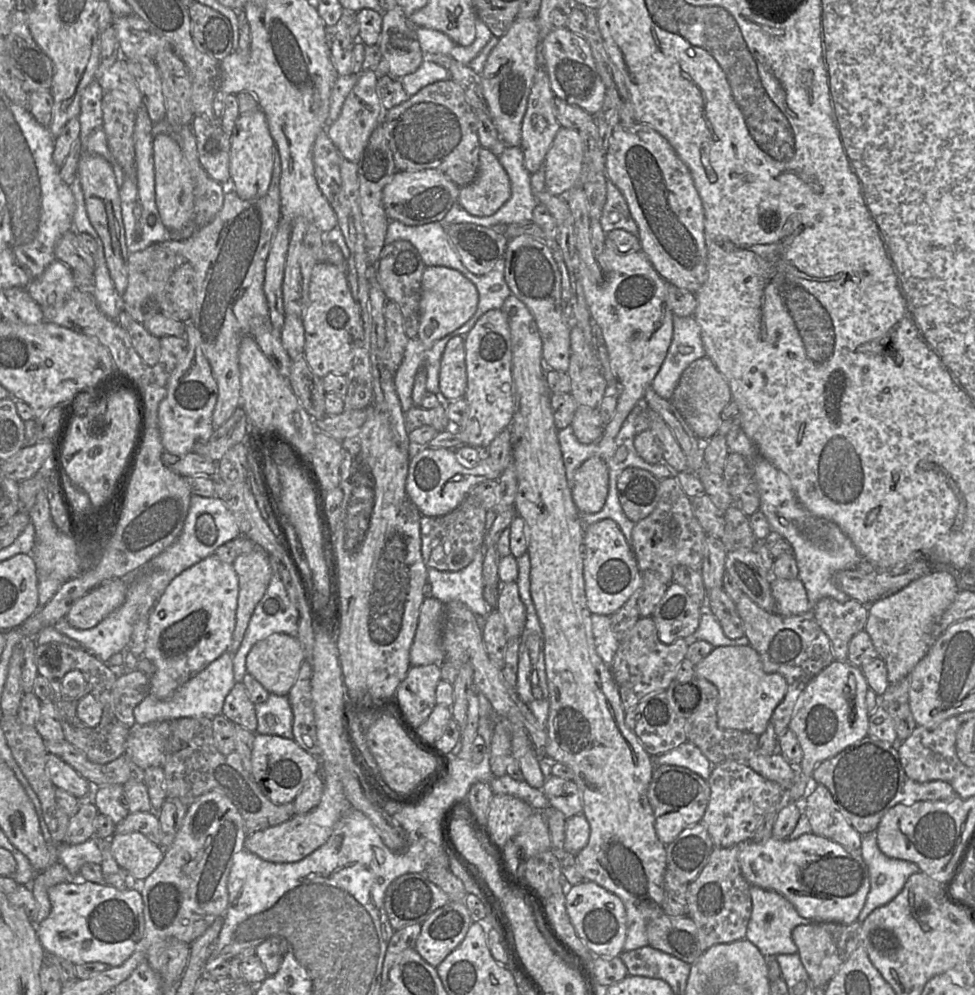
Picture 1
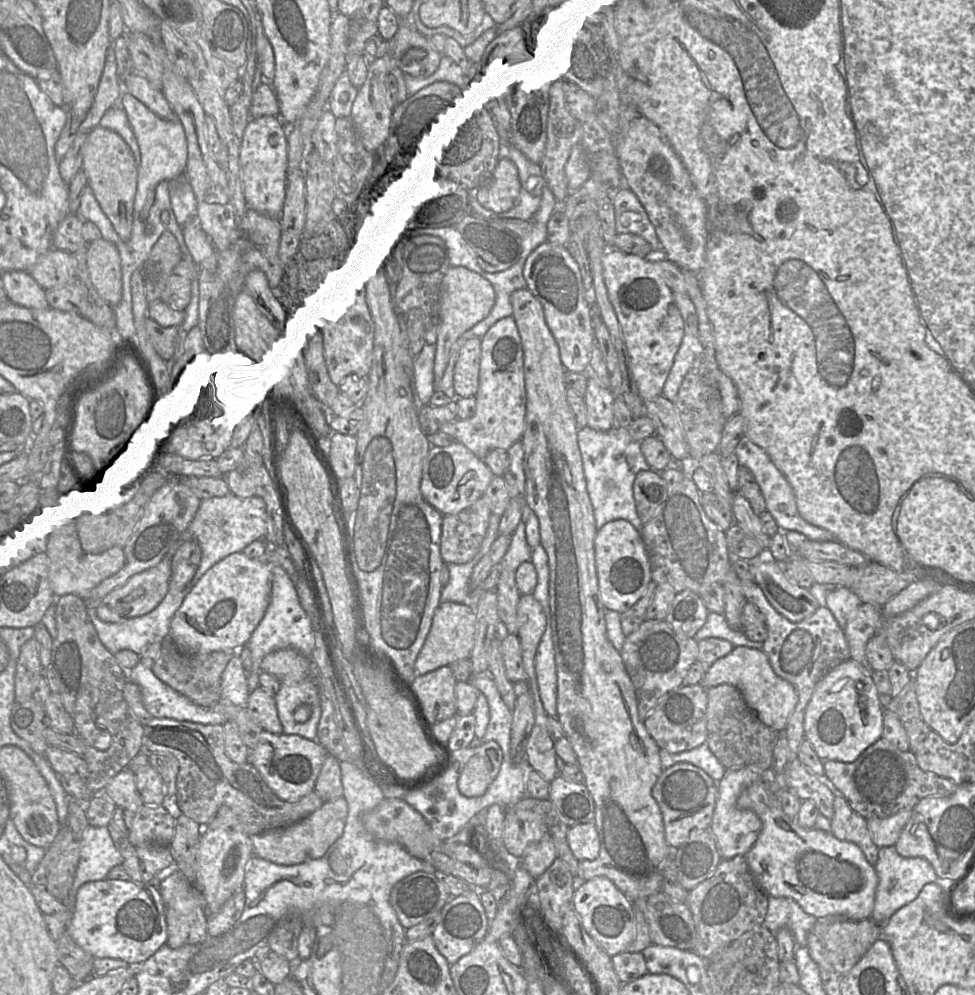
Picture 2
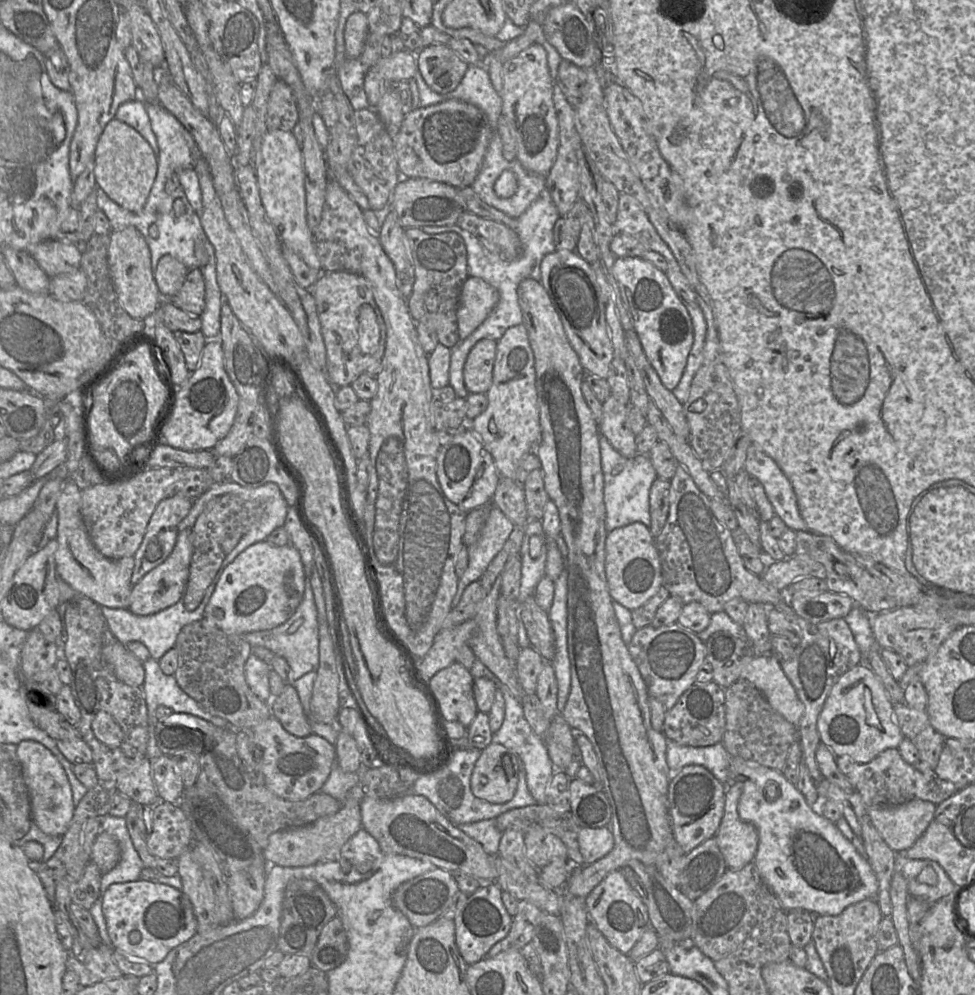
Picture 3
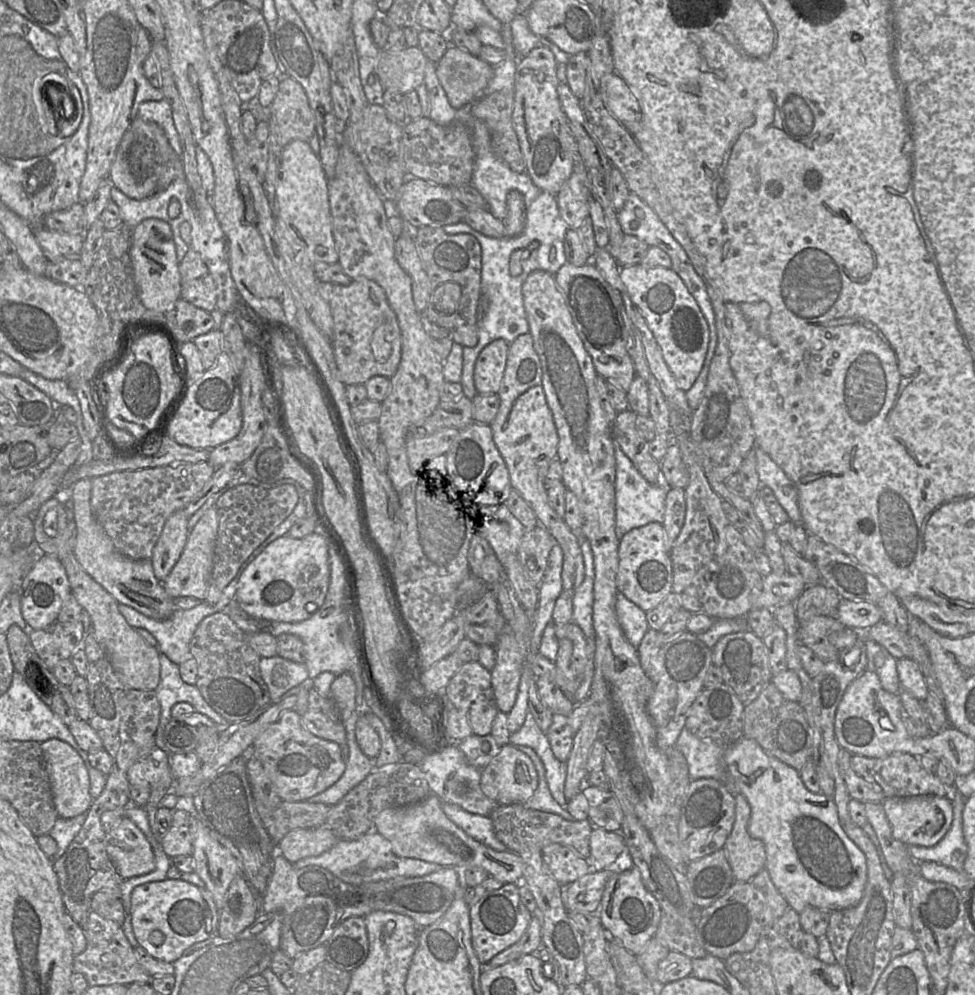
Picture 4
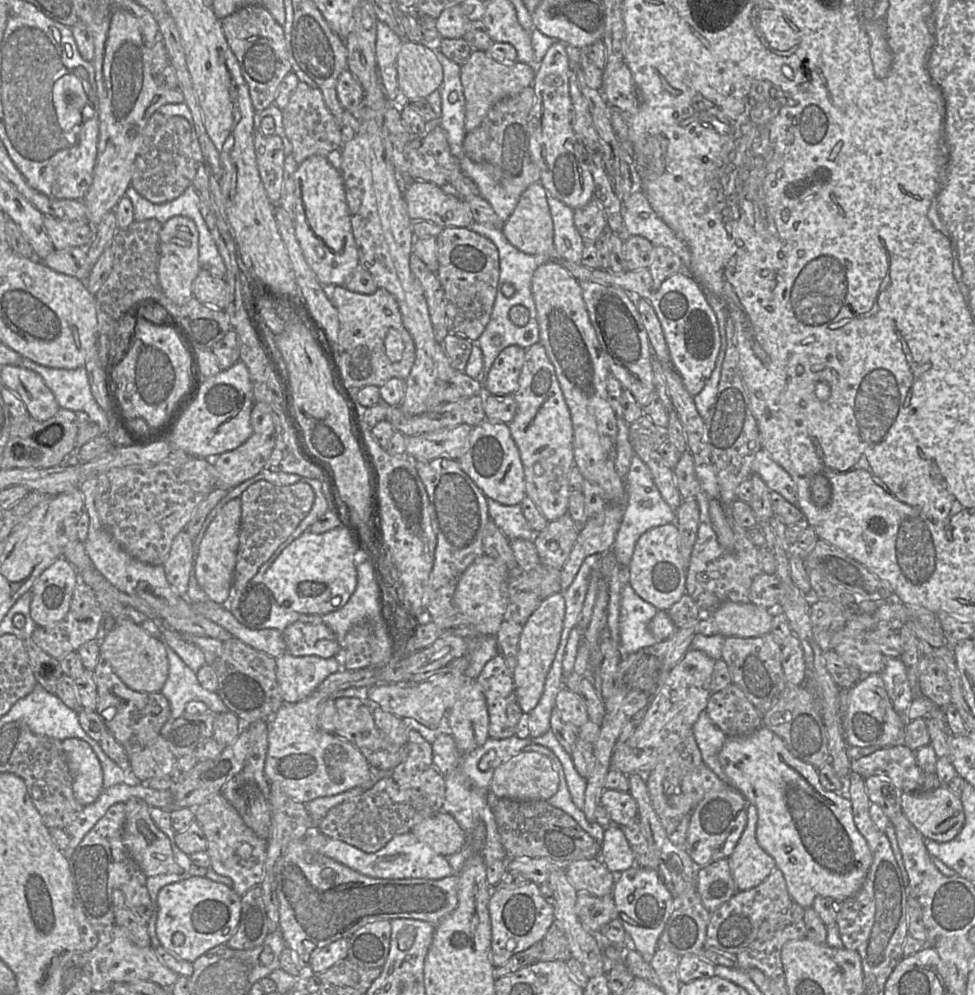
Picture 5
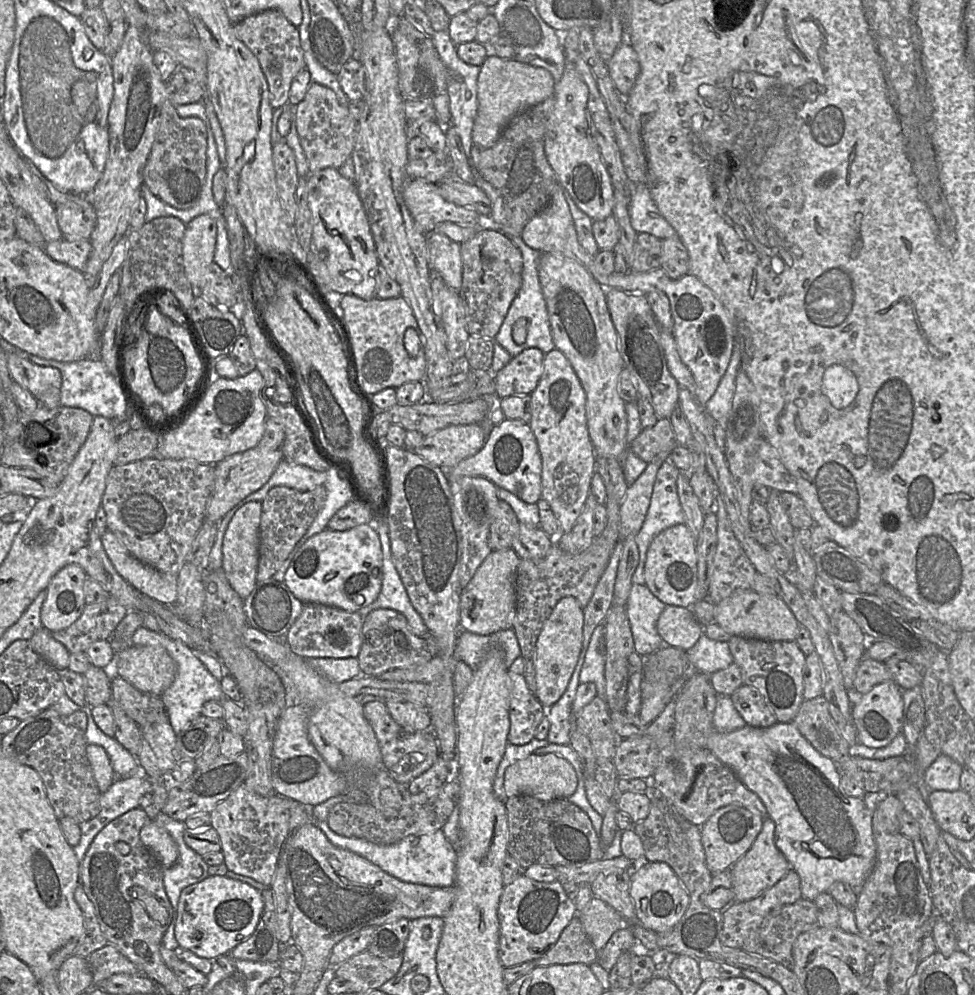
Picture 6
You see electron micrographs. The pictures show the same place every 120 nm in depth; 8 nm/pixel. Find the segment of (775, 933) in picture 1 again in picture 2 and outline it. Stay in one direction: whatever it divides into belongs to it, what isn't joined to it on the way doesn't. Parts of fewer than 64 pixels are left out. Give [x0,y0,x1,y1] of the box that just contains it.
[763,896,817,946]

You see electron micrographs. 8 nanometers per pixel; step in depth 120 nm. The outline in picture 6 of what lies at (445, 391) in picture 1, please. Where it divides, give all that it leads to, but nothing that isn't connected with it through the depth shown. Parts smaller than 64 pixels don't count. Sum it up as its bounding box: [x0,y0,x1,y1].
[493,348,544,399]

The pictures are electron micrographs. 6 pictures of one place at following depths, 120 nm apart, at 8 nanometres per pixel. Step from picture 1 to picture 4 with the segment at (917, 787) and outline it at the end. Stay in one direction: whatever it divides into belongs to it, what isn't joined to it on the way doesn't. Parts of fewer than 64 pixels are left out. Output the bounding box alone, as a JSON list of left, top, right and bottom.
[850,752,958,801]

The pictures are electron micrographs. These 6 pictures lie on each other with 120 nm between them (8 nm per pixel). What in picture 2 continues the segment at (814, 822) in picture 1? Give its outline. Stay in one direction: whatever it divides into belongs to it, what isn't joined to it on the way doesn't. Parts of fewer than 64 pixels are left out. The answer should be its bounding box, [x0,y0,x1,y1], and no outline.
[830,791,879,866]

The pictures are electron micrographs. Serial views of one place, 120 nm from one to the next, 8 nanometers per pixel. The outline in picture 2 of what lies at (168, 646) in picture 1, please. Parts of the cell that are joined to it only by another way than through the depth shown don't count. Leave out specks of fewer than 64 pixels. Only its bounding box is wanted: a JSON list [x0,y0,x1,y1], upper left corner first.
[169,551,272,656]

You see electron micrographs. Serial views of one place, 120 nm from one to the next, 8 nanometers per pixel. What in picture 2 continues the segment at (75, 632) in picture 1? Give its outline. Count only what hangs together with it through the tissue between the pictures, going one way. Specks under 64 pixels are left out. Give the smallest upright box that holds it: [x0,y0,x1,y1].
[89,492,269,654]

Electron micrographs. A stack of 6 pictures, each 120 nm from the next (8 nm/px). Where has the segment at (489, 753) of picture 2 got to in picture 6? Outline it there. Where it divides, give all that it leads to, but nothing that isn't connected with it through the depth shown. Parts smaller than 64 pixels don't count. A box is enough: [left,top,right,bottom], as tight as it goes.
[503,754,578,800]

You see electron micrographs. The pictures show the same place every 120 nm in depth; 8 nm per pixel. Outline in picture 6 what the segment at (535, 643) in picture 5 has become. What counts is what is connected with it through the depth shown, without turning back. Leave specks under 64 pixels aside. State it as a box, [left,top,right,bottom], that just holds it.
[534,596,584,707]

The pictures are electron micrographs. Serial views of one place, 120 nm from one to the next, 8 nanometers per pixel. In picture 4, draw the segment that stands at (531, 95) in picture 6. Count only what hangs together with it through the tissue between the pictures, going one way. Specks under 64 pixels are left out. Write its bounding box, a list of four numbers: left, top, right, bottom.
[436,45,493,109]

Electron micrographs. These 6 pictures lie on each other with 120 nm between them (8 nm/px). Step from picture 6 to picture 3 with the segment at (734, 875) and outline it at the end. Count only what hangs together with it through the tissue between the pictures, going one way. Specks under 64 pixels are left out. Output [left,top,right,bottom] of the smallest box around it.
[715,783,759,870]

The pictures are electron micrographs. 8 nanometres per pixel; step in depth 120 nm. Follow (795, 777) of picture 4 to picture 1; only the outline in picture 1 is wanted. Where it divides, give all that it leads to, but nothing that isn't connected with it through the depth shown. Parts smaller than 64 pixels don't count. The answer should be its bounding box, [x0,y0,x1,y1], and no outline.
[738,832,871,925]

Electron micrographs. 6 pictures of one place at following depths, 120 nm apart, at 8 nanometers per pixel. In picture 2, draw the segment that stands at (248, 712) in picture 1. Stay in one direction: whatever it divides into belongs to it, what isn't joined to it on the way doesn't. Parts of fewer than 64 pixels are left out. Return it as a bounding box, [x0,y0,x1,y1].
[245,687,283,734]

